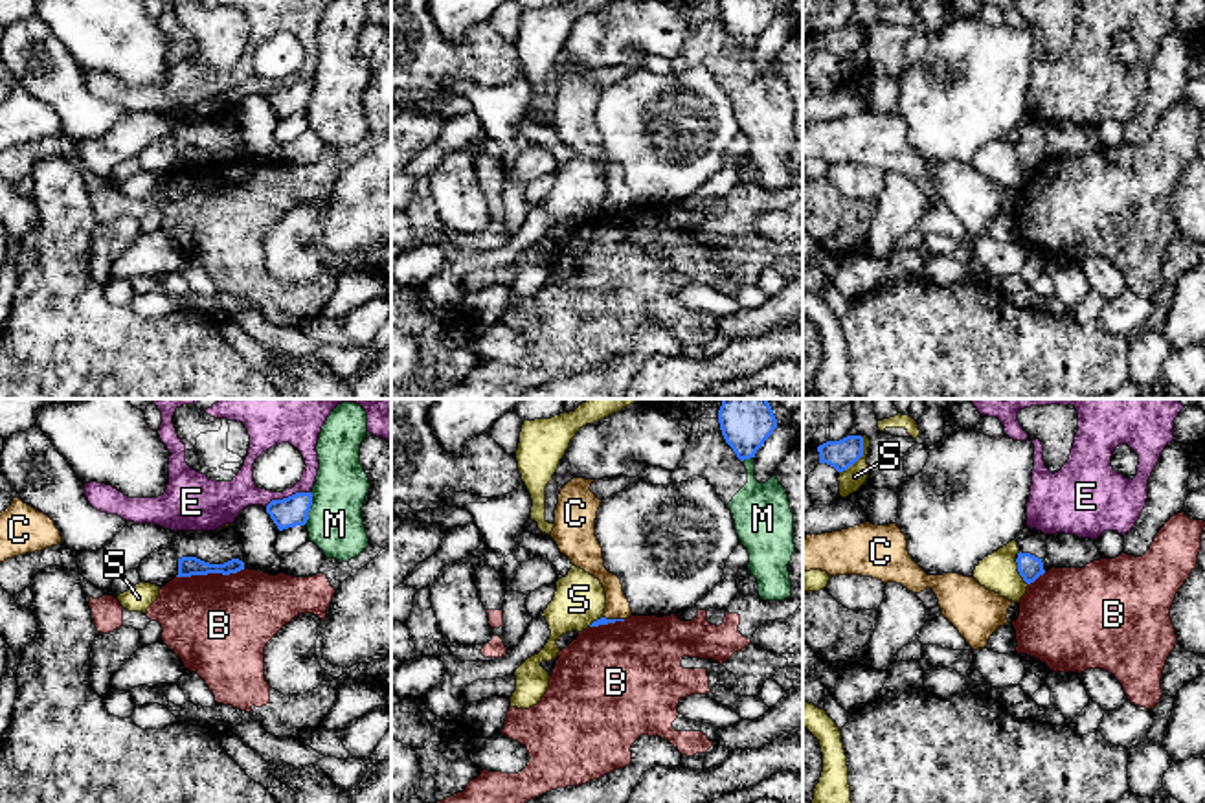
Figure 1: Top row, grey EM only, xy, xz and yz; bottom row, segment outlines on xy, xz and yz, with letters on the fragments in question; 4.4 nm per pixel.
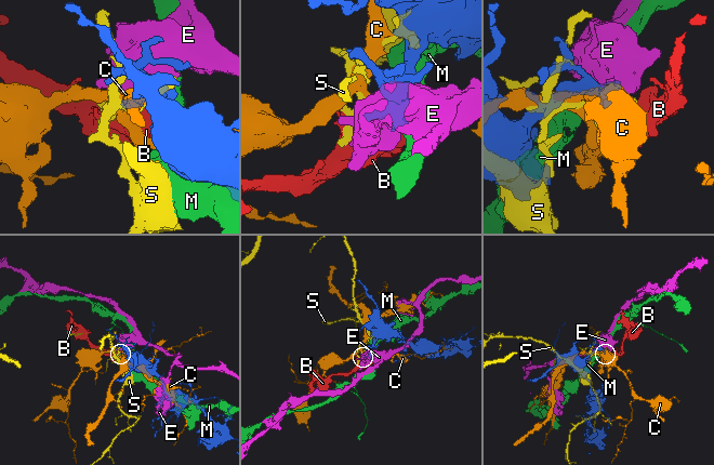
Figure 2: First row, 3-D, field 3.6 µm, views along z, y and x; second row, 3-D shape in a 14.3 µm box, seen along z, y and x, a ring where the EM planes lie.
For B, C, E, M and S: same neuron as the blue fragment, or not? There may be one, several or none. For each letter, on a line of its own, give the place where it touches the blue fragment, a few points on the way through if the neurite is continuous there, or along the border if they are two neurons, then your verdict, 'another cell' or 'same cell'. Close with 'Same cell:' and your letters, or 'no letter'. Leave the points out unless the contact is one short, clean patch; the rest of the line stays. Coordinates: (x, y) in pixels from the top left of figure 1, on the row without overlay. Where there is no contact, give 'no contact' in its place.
B: contact xy (210, 160); border xy (245, 157), (234, 162), (177, 166); another cell
C: contact xz (614, 208); another cell
E: contact xy (289, 85); another cell
M: contact xy (309, 96); another cell
S: contact yz (860, 45); another cell
Same cell: no letter

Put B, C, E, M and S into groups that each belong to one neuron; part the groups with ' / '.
B / C / E / M / S

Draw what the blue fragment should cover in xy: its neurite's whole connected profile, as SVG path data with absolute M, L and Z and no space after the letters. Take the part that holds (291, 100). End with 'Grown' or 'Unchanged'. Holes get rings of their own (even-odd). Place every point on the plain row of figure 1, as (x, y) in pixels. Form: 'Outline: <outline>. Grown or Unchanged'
Outline: M296 81L283 88L272 88L266 94L266 101L274 108L279 119L305 114L312 94L312 81Z. Unchanged

